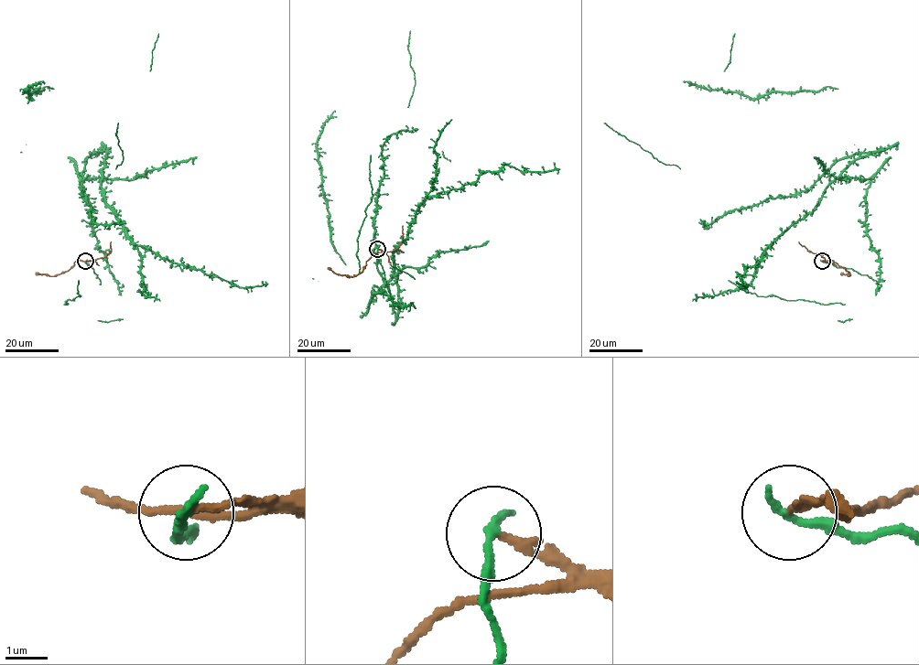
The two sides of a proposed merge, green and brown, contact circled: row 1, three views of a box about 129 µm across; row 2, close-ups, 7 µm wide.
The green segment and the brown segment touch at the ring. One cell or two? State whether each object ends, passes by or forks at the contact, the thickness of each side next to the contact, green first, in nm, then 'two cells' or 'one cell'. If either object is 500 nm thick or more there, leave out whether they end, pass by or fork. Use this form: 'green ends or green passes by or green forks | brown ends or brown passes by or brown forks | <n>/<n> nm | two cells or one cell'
green ends | brown ends | 240/180 nm | two cells

